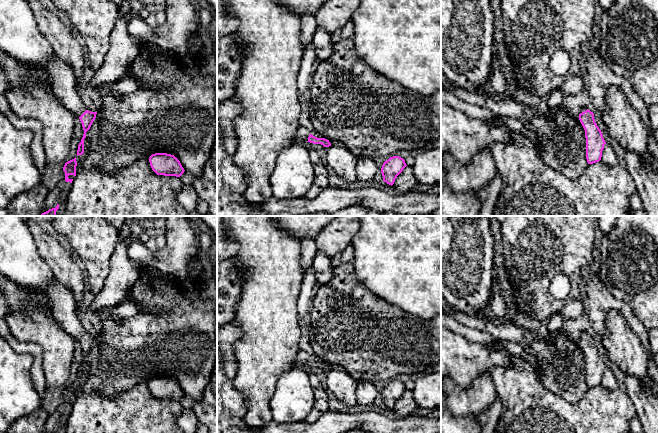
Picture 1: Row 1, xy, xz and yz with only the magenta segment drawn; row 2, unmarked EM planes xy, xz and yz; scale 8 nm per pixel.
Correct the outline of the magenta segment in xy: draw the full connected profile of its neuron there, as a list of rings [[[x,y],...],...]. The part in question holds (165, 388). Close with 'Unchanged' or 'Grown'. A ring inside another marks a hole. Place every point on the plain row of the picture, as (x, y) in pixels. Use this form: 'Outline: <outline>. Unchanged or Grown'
Outline: [[[155,377],[149,381],[152,394],[157,399],[180,401],[184,397],[180,385],[171,378]]]. Unchanged

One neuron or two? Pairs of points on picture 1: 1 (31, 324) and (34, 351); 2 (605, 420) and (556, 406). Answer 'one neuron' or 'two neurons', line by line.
1: two neurons
2: one neuron

